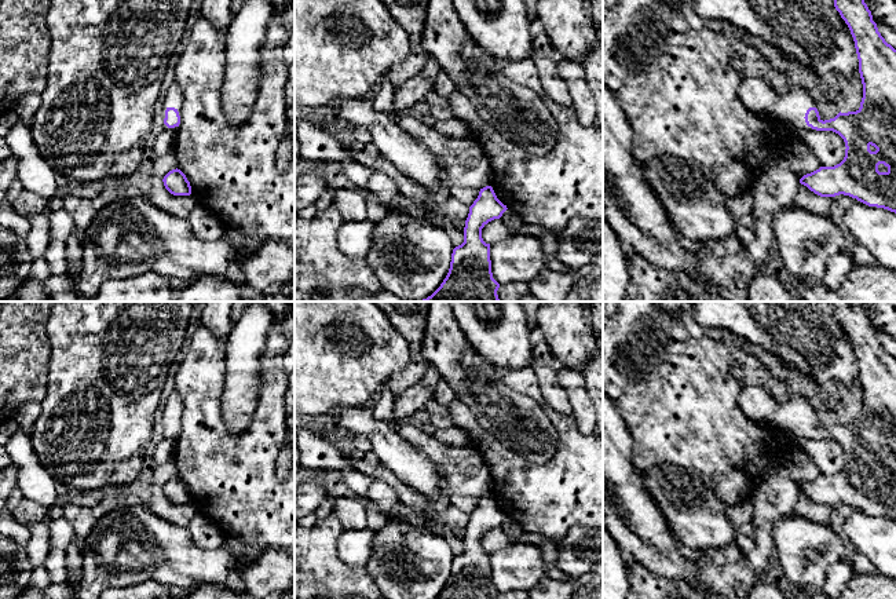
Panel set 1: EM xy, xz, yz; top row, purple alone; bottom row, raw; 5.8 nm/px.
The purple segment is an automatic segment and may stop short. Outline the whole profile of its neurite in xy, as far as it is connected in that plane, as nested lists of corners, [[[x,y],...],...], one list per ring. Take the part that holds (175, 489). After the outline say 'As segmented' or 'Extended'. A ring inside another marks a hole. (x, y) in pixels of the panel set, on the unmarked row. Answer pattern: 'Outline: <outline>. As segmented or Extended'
Outline: [[[180,478],[169,479],[164,487],[165,497],[173,504],[190,504],[191,494],[186,483]]]. As segmented

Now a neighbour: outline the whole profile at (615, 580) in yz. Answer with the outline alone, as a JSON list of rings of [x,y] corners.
[[[603,523],[603,599],[628,599],[629,592],[628,558]]]

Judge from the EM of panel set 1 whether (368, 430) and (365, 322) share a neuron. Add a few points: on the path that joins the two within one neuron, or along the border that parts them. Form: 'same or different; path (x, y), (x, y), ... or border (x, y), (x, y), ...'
different; border (370, 406), (340, 406), (336, 411)

